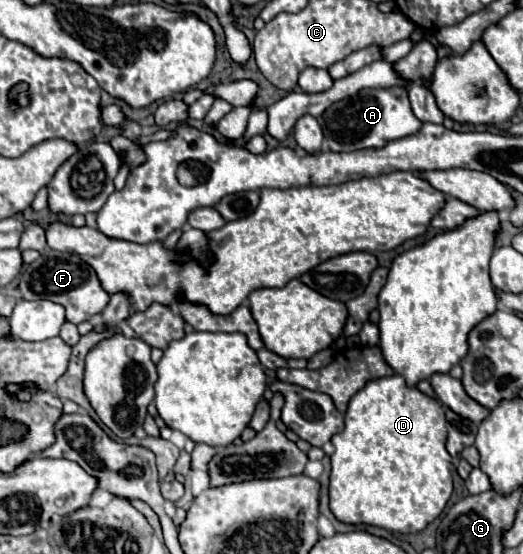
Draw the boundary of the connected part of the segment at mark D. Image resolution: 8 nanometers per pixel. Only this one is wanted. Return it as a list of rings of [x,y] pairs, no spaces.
[[[401,375],[367,381],[349,401],[345,429],[333,435],[335,453],[330,456],[333,471],[329,478],[329,507],[333,515],[351,525],[375,525],[387,531],[417,533],[435,521],[453,493],[451,455],[447,453],[447,420],[441,403],[435,397],[409,387]]]

